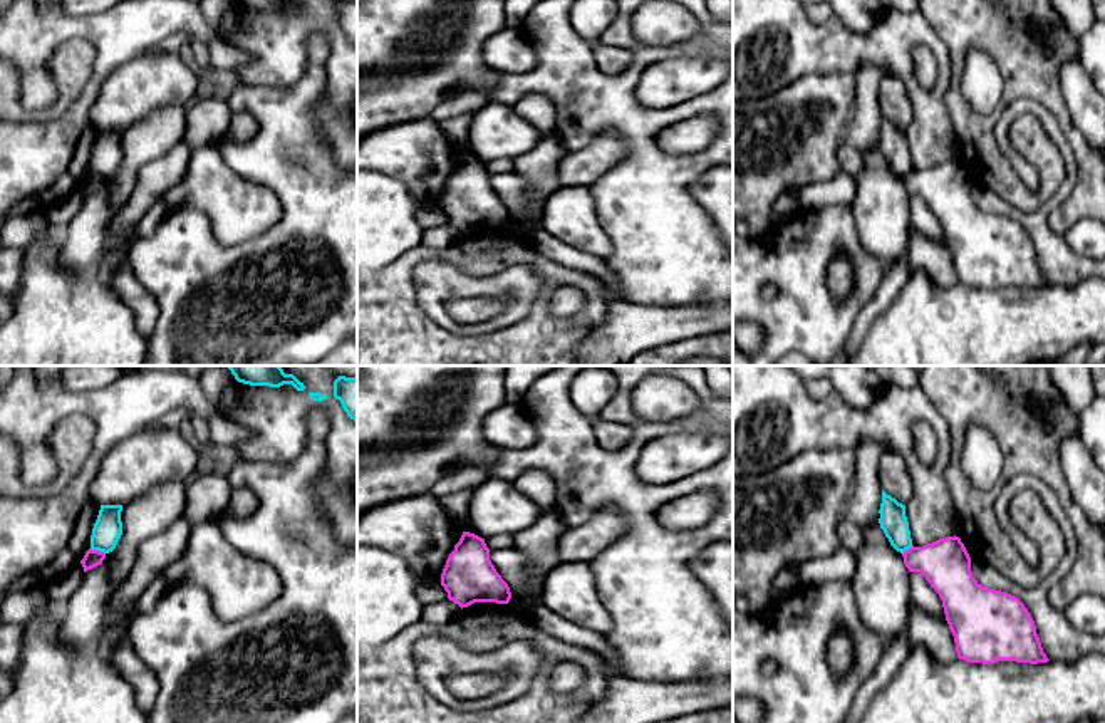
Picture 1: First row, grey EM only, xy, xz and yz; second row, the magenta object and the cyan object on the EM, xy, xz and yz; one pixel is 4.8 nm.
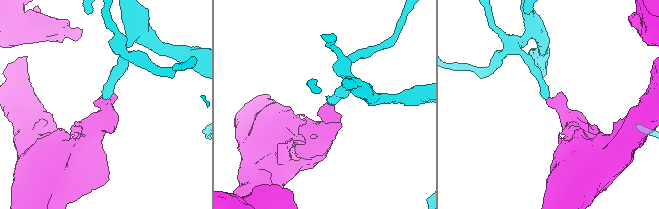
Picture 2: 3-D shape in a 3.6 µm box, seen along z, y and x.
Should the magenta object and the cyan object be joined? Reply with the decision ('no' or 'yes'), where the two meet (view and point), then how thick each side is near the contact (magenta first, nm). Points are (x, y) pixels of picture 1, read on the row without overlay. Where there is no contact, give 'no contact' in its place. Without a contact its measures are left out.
no; contact xy (98, 175); calibres 80 and 140 nm

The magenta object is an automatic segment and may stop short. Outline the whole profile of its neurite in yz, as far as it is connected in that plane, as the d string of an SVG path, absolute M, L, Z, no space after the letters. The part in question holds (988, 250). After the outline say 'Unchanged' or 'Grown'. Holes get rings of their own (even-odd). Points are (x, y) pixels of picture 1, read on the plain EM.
M959 161L939 163L902 178L909 196L921 196L939 218L959 283L994 289L998 285L1048 287L1036 250L1025 228L1001 215L983 211L971 196L971 181Z. Unchanged

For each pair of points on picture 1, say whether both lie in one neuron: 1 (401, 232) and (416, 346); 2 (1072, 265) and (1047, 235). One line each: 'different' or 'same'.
1: different
2: same

